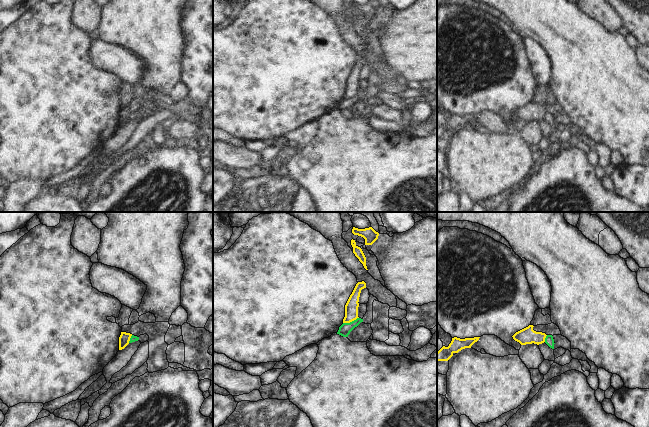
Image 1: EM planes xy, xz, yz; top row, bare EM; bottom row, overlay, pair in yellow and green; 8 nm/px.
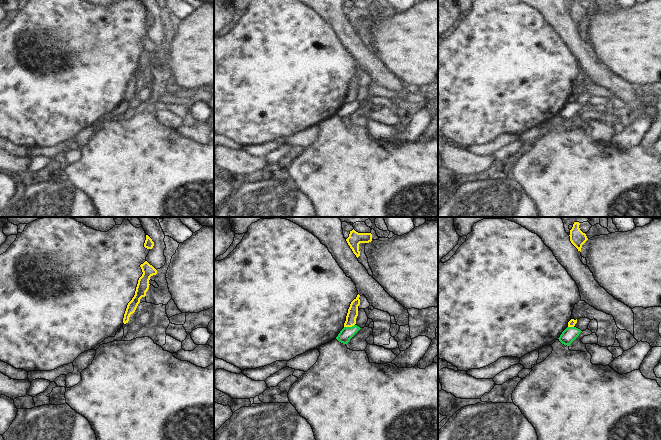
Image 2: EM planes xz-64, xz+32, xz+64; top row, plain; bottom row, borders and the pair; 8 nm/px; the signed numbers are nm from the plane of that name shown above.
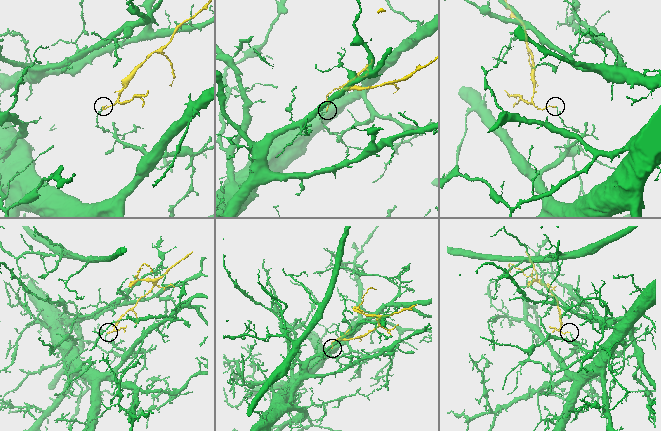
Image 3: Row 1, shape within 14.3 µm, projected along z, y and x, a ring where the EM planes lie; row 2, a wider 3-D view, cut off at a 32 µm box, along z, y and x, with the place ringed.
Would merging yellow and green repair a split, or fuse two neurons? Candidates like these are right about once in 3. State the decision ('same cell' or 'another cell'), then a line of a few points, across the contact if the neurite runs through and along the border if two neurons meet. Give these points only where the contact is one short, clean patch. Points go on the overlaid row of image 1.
another cell; line xz (358, 317), (343, 323)

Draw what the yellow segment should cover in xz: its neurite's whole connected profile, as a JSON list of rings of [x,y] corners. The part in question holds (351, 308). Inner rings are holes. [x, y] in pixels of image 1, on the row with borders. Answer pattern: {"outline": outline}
{"outline": [[[364,281],[358,282],[350,295],[346,305],[345,305],[345,317],[343,323],[350,323],[356,320],[358,317],[358,307],[359,307],[359,297],[361,290],[366,288],[366,283]]]}

